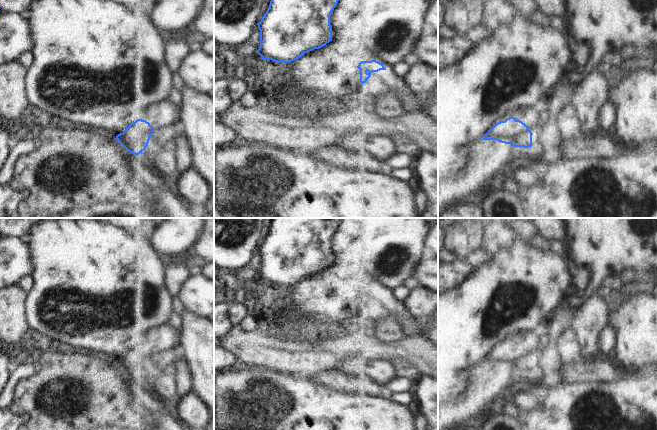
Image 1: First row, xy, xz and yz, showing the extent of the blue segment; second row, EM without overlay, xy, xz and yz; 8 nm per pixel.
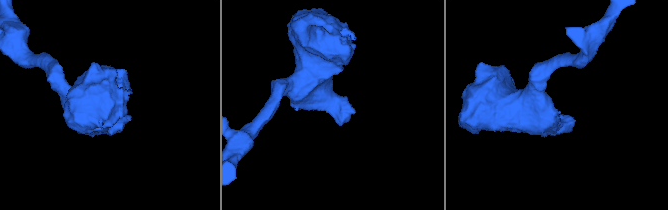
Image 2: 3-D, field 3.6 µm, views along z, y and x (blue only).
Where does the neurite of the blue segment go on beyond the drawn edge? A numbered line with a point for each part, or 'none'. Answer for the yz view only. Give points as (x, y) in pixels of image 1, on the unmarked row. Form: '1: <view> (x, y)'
1: yz (534, 343)

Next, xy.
1: xy (159, 339)

